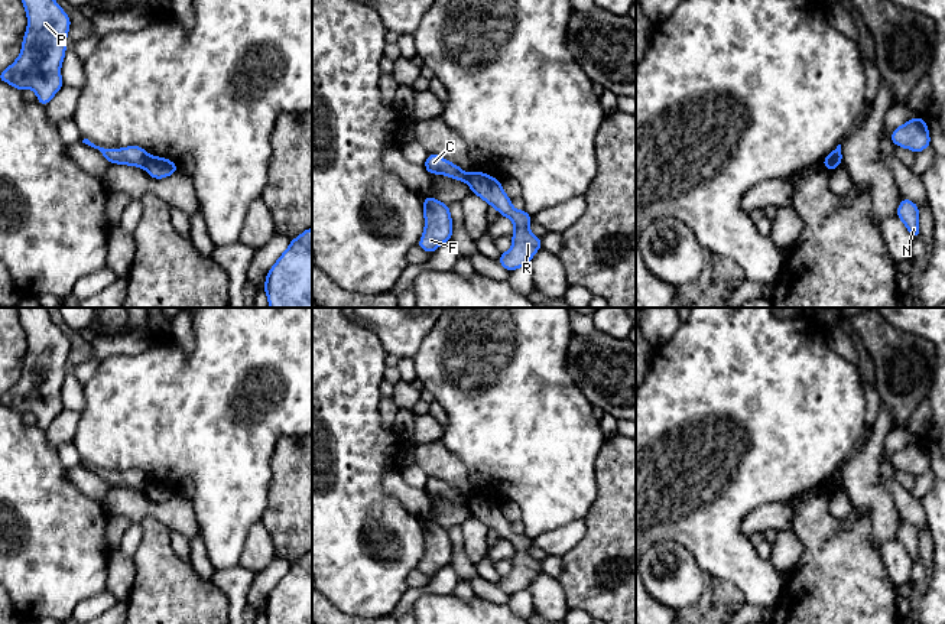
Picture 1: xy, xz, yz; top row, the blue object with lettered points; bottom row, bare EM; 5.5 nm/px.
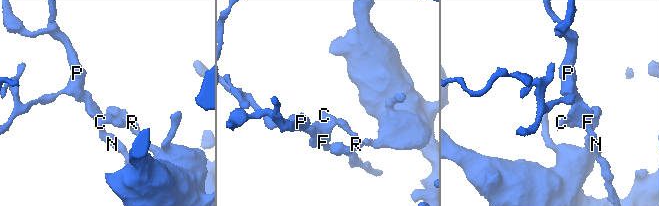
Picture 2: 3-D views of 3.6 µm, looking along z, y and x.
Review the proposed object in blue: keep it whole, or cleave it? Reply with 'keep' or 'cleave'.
cleave

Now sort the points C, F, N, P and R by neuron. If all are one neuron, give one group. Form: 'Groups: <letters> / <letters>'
Groups: C F N P / R

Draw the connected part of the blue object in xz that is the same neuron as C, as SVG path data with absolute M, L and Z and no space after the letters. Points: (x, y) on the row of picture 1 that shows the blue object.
M429 153L423 166L431 175L441 173L461 182L468 182L470 175L467 172L438 155Z

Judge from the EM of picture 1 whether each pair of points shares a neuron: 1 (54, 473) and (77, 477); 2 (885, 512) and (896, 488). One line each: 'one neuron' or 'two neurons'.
1: two neurons
2: two neurons

